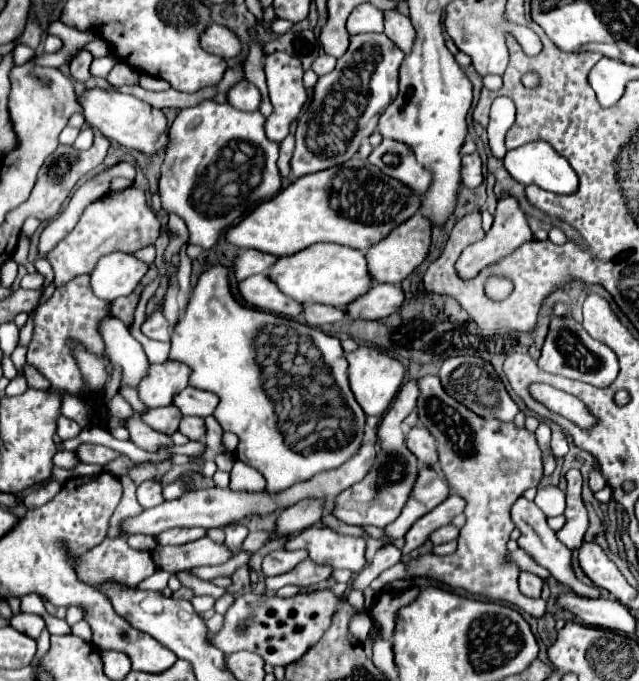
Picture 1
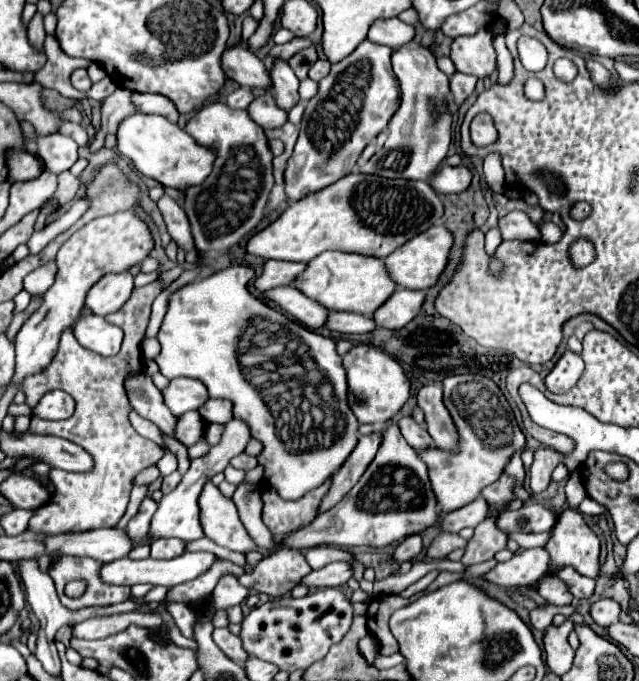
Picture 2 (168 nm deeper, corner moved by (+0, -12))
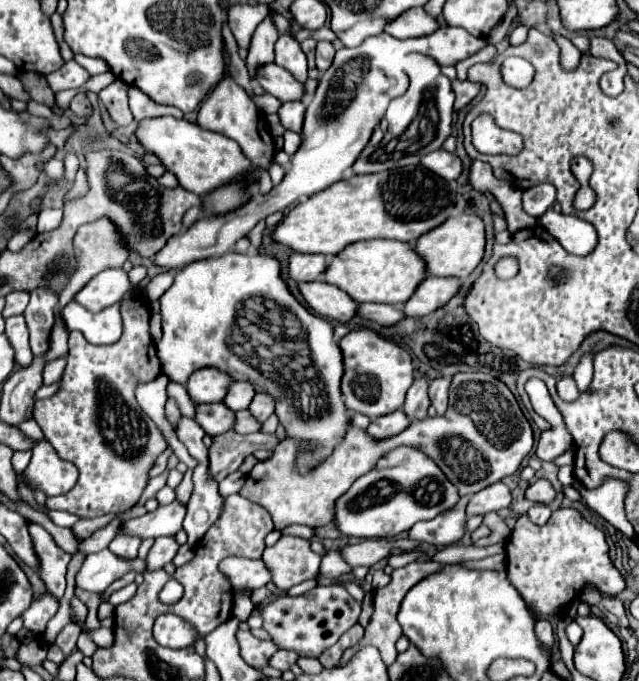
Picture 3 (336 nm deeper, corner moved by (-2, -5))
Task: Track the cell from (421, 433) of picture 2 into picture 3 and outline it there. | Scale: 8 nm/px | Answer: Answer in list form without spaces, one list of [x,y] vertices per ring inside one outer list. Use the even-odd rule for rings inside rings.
[[[417,373],[411,389],[407,391],[407,399],[405,399],[405,405],[403,405],[403,411],[411,419],[423,419],[423,417],[427,417],[427,407],[429,407],[427,387],[429,387],[427,377],[421,375],[421,373]]]

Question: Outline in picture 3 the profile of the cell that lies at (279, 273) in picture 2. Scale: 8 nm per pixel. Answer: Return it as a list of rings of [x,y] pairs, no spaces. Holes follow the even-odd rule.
[[[293,253],[289,257],[289,275],[295,281],[319,281],[327,271],[327,257],[325,255],[303,255]]]

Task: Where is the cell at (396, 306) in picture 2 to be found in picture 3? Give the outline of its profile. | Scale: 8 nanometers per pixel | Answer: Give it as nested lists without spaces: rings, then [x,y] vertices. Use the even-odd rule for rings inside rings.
[[[427,277],[423,285],[419,285],[415,297],[403,305],[407,309],[407,317],[423,317],[433,313],[435,309],[447,305],[461,289],[461,279],[457,277]]]

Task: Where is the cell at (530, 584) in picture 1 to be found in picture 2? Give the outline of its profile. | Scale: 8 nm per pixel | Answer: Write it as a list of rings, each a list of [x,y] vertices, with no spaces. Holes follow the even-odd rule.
[[[543,604],[543,606],[533,608],[533,610],[529,612],[529,616],[531,616],[531,624],[533,624],[537,630],[545,630],[545,628],[551,624],[551,620],[553,620],[555,614],[564,614],[564,616],[568,618],[574,612],[575,608],[572,605],[559,607],[553,606],[553,604]]]

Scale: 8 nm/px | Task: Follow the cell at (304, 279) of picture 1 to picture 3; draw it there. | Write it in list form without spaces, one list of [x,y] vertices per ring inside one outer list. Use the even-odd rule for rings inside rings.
[[[371,239],[349,245],[343,253],[329,257],[327,275],[323,279],[347,291],[357,303],[375,301],[375,303],[405,305],[425,277],[427,277],[427,265],[411,243],[393,239]]]

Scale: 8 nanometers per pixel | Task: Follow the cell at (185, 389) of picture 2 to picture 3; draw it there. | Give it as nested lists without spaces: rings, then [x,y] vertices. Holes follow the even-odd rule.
[[[205,367],[195,371],[185,387],[189,397],[199,405],[199,403],[221,403],[231,383],[233,383],[231,375],[223,373],[217,367]]]

